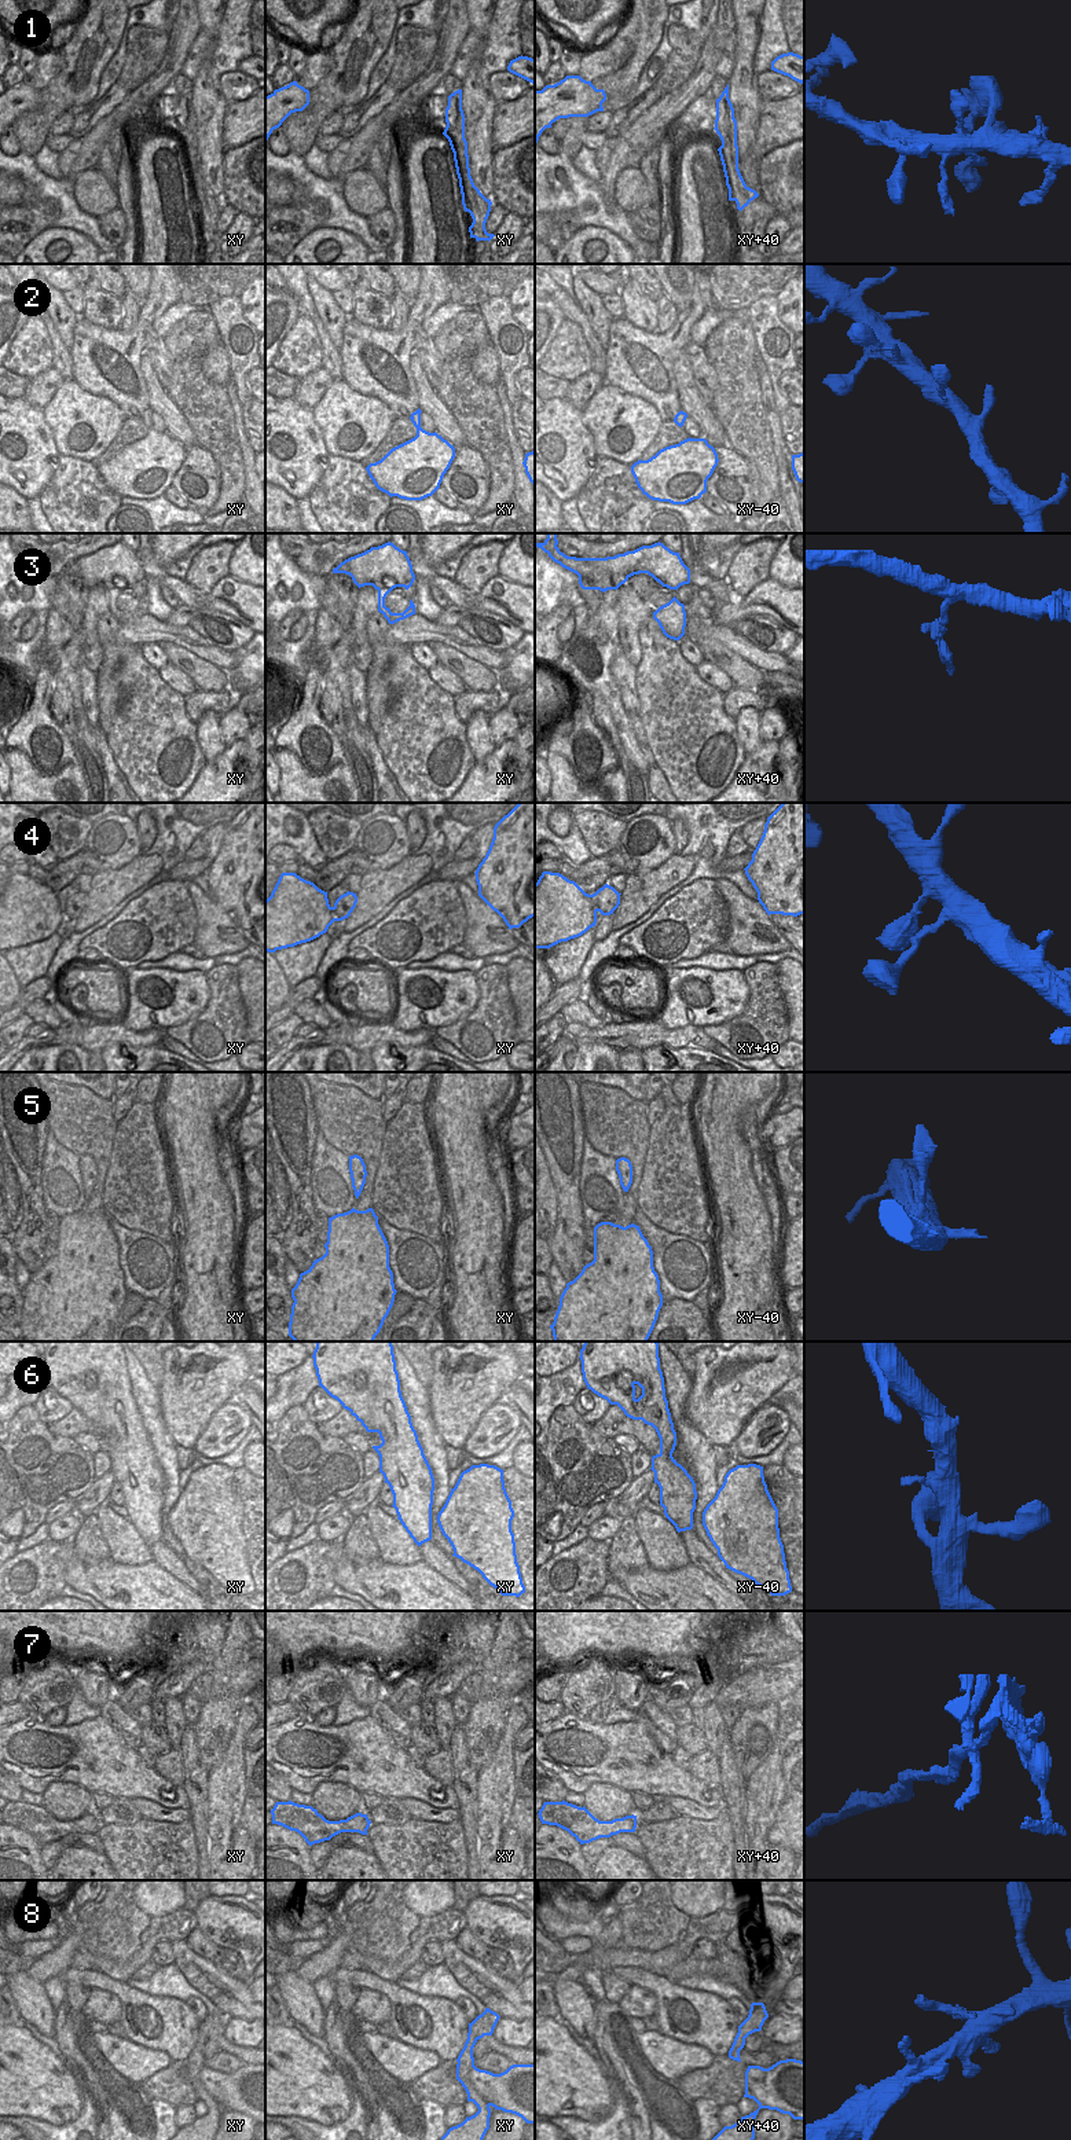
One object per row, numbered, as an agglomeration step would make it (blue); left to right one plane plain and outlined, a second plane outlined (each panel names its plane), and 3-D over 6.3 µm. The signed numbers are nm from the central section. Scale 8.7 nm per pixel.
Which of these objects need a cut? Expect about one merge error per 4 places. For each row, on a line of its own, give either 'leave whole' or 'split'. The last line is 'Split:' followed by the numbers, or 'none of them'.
1: leave whole
2: leave whole
3: split
4: leave whole
5: leave whole
6: leave whole
7: leave whole
8: leave whole
Split: 3

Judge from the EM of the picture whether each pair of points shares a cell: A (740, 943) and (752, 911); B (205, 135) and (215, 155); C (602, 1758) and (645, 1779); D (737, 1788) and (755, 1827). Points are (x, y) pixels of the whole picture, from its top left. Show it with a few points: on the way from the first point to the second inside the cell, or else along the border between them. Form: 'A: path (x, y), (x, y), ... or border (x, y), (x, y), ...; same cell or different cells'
A: path (748, 935), (749, 920); same cell
B: path (211, 140), (211, 150); same cell
C: path (613, 1758), (624, 1758), (634, 1768); same cell
D: border (747, 1781), (745, 1832); different cells

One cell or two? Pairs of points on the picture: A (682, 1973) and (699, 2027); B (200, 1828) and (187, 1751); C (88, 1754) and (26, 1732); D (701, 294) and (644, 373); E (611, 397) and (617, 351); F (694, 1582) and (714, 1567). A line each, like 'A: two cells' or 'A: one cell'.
A: two cells
B: one cell
C: one cell
D: one cell
E: two cells
F: two cells

